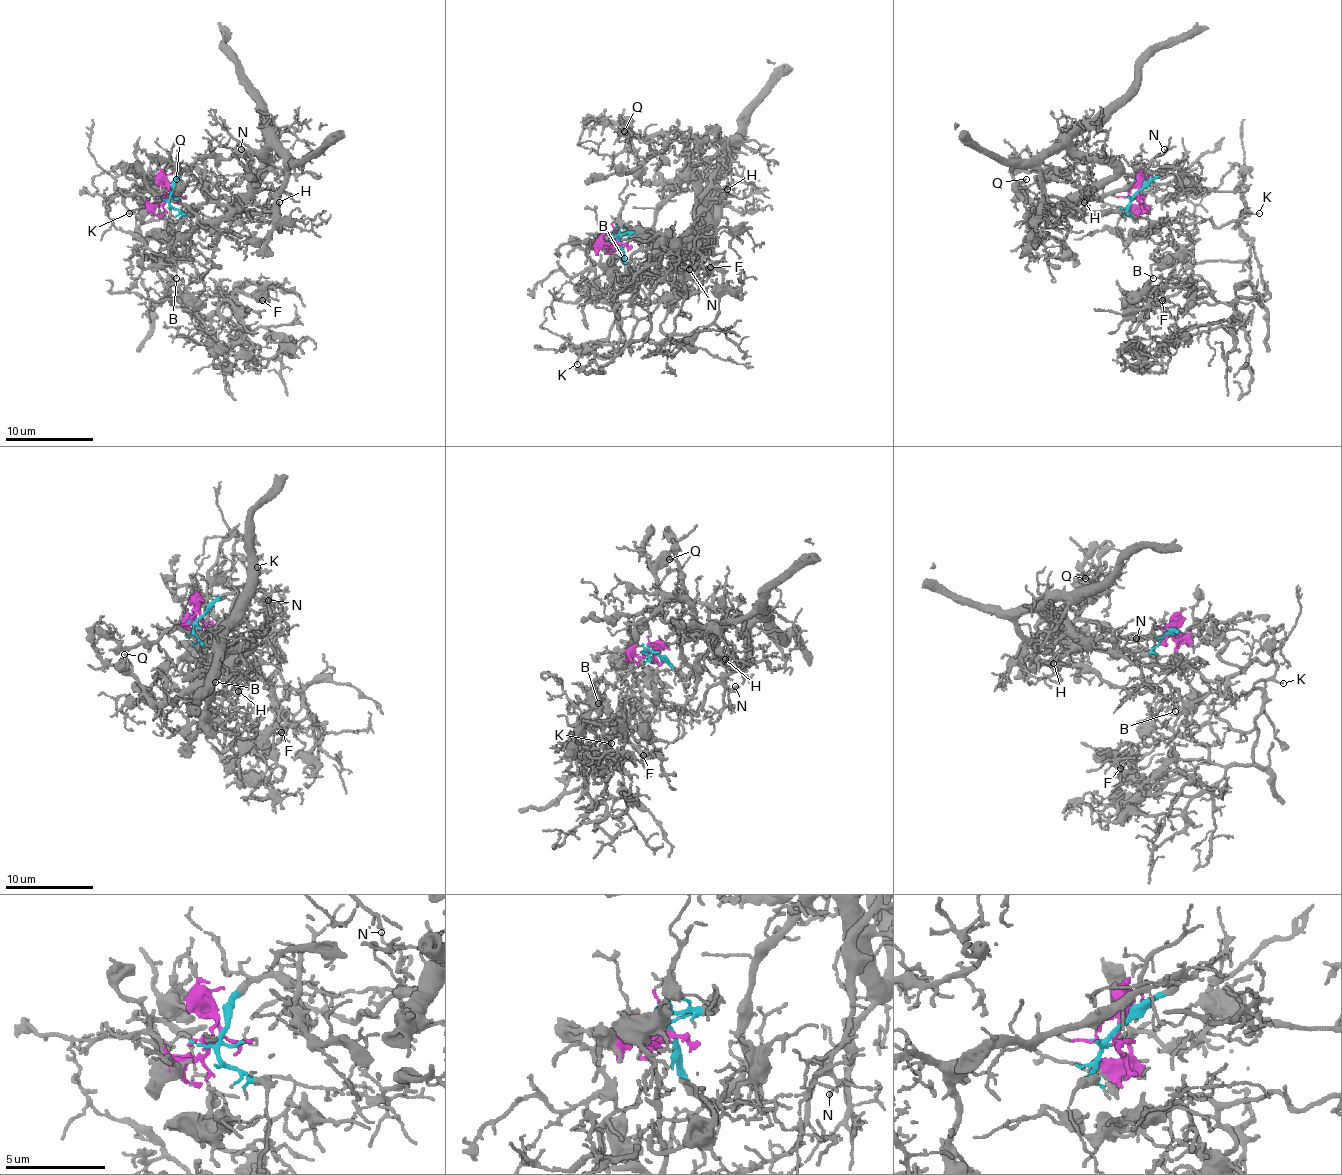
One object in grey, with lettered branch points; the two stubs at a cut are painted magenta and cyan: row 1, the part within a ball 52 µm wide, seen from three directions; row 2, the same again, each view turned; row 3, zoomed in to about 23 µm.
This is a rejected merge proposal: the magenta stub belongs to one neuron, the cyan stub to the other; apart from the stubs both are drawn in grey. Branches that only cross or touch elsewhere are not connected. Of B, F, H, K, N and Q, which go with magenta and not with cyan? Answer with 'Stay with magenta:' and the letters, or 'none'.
Stay with magenta: B, F, K

